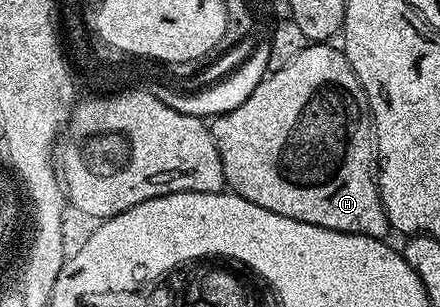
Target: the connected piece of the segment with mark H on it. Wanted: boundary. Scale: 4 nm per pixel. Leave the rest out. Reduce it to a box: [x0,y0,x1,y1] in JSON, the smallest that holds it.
[210,41,393,240]

